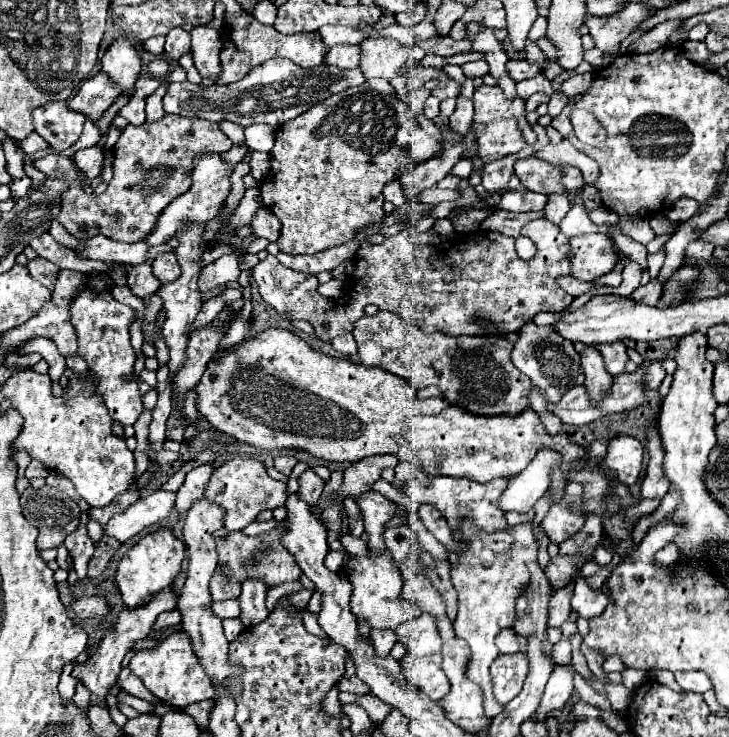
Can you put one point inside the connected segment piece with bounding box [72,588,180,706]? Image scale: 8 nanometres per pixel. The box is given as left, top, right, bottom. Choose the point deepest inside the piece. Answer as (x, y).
(99, 673)

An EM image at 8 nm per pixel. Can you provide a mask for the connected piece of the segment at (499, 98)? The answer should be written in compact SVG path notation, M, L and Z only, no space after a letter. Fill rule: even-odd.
M478 86L474 92L474 132L476 132L476 142L478 142L478 156L482 158L482 162L492 162L492 160L500 160L504 156L516 154L524 148L524 138L522 132L518 128L518 116L526 112L524 108L524 100L516 98L514 102L506 102L502 90L498 90L498 86Z

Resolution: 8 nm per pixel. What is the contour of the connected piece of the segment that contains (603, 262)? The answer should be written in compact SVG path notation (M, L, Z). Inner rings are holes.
M588 233L569 239L572 258L570 274L578 280L592 282L616 266L612 241L604 233Z

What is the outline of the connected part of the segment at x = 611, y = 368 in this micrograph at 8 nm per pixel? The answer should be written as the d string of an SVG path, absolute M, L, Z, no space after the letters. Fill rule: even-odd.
M612 342L612 344L596 344L596 350L602 354L604 358L604 368L608 374L618 376L624 372L624 366L628 362L628 354L626 354L626 344L624 342Z

